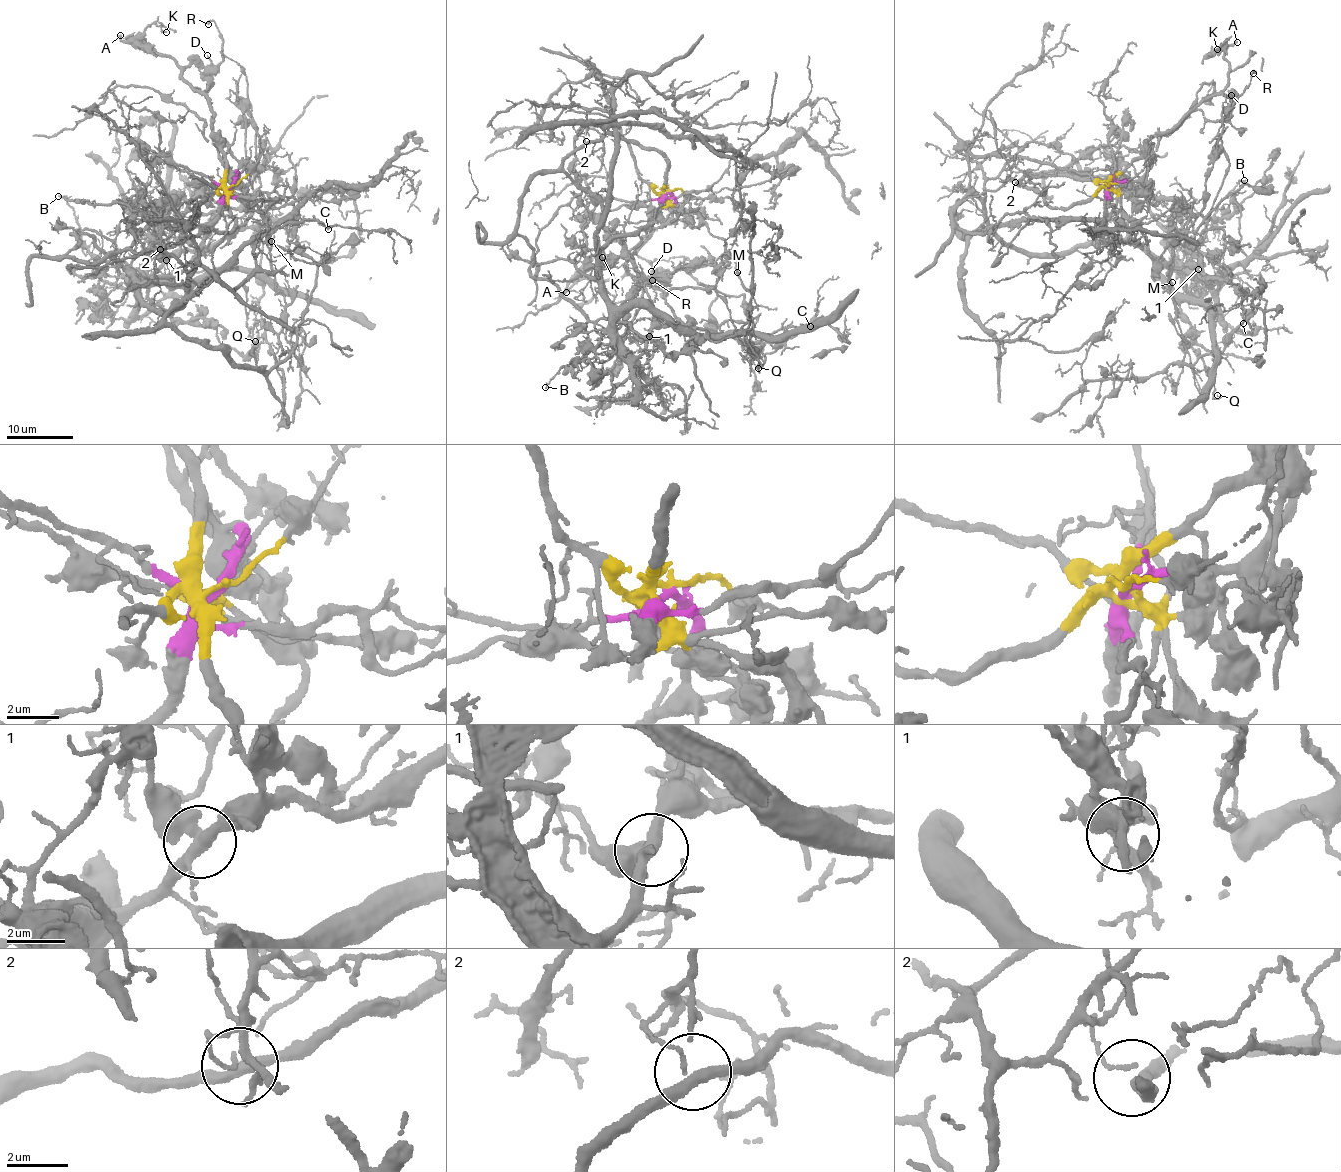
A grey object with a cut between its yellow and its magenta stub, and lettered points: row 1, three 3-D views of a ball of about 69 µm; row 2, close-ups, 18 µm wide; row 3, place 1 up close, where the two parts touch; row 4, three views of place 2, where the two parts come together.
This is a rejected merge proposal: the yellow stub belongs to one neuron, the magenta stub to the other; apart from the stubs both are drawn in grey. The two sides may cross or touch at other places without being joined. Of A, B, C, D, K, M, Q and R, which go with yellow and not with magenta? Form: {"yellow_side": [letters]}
{"yellow_side": ["A", "D", "K", "M", "Q", "R"]}

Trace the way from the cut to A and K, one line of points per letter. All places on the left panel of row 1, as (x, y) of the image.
A: (232, 186), (227, 186), (210, 102), (184, 78), (171, 57), (159, 56), (149, 47), (132, 47), (121, 35)
K: (232, 186), (227, 186), (210, 102), (184, 78), (171, 57), (136, 47), (150, 24), (166, 32)

